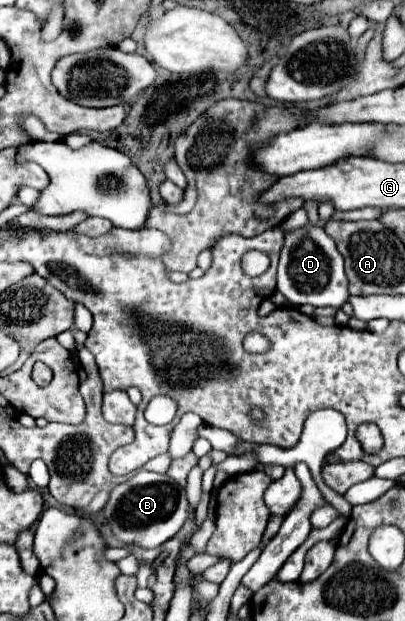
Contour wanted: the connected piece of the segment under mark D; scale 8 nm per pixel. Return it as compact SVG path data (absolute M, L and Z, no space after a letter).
M308 224L284 234L284 248L278 264L278 292L282 292L286 300L296 306L312 304L340 308L344 302L348 302L350 294L348 278L344 274L344 258L322 226Z

